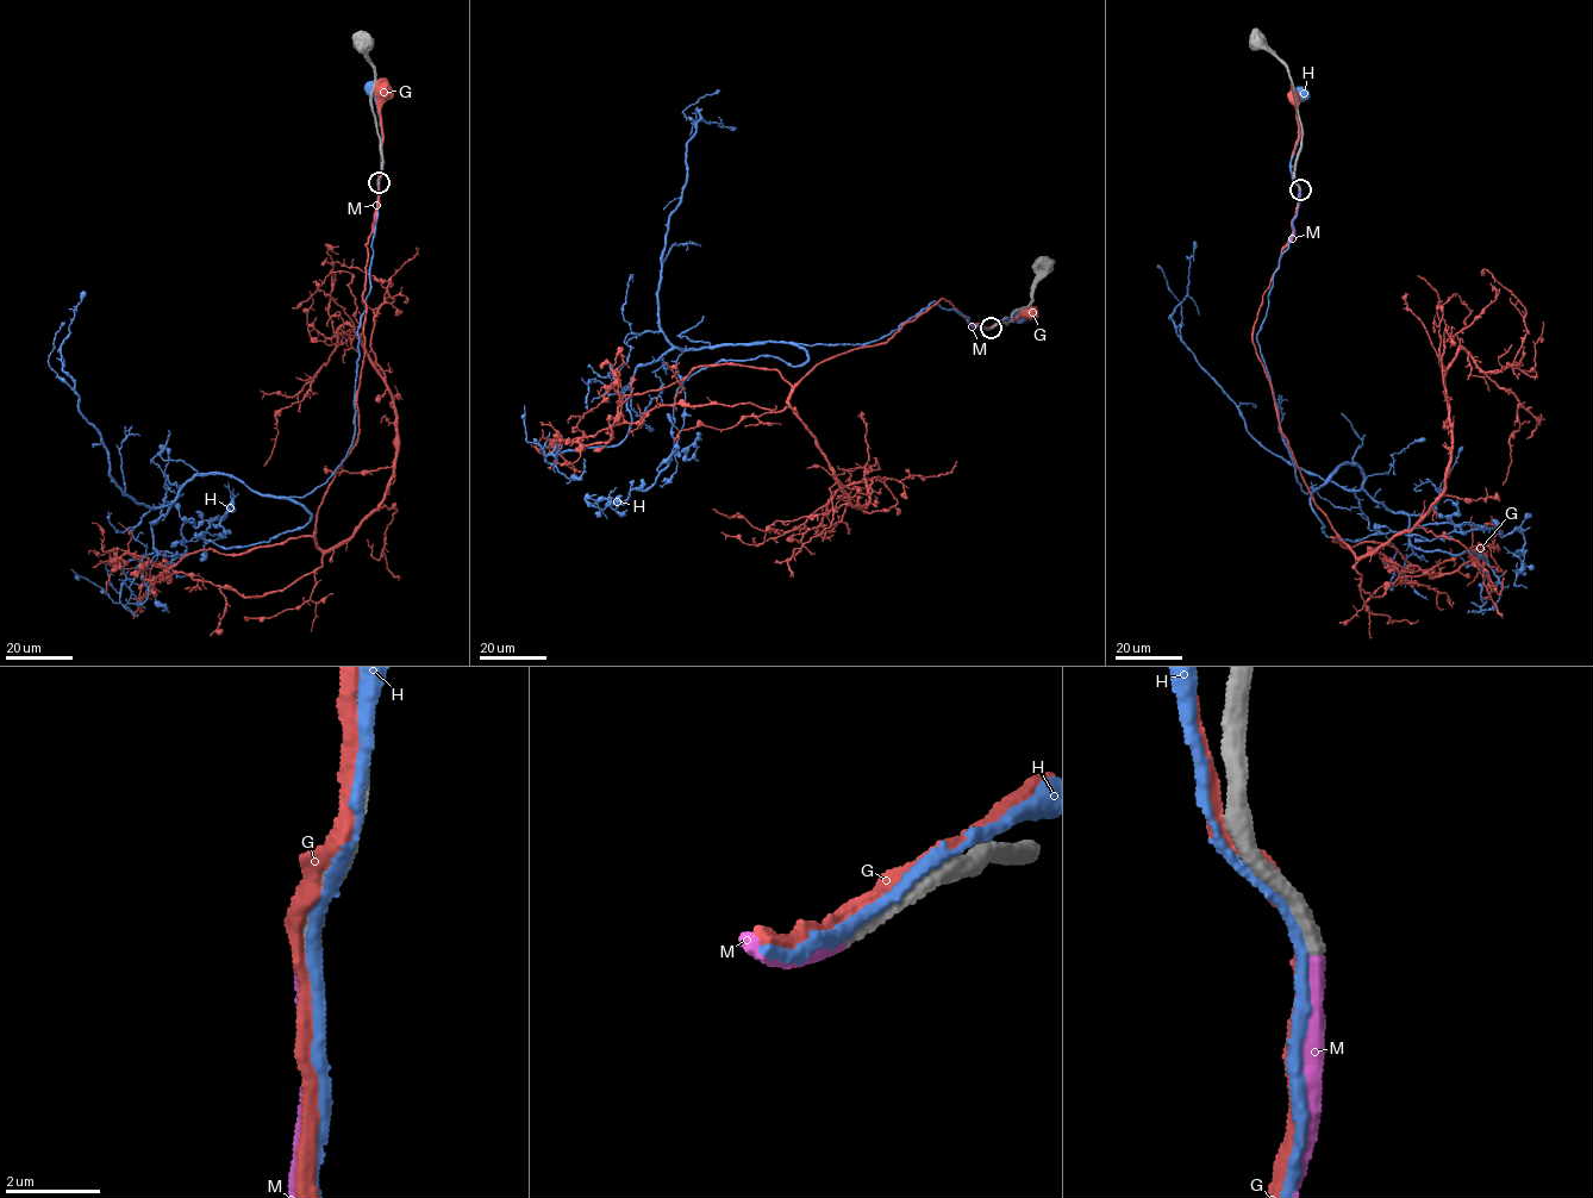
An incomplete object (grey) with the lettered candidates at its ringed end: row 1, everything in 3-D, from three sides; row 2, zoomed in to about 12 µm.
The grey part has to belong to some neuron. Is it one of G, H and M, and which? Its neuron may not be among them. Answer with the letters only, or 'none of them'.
M

